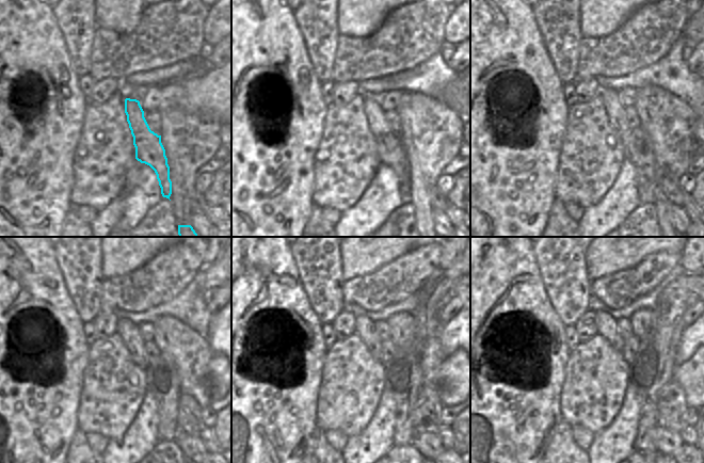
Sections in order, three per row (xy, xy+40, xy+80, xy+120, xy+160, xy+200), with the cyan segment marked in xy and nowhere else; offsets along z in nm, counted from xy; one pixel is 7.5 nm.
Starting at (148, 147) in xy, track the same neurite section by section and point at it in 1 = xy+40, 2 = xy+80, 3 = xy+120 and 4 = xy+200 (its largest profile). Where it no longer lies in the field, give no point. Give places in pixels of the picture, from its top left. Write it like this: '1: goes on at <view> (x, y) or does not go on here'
1: goes on at xy+40 (390, 150)
2: goes on at xy+80 (613, 107)
3: goes on at xy+120 (129, 332)
4: goes on at xy+200 (606, 325)

